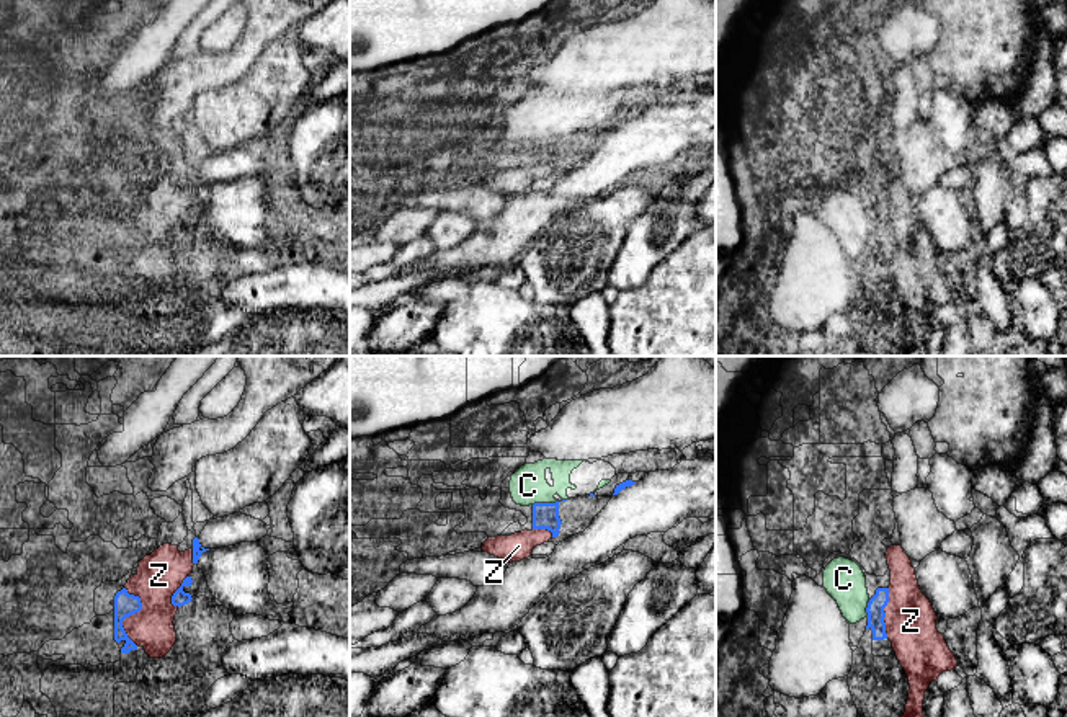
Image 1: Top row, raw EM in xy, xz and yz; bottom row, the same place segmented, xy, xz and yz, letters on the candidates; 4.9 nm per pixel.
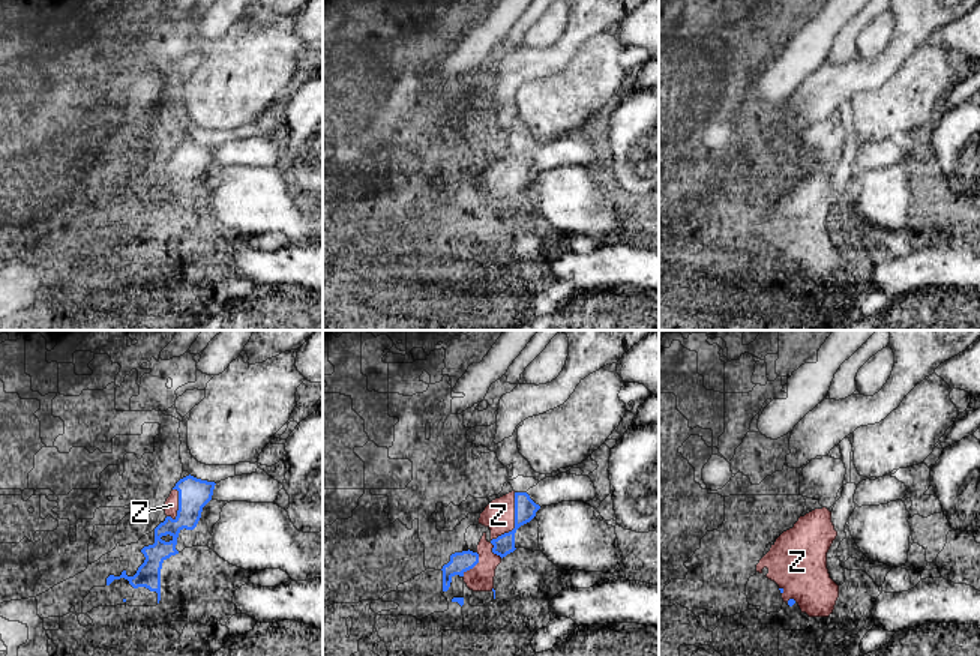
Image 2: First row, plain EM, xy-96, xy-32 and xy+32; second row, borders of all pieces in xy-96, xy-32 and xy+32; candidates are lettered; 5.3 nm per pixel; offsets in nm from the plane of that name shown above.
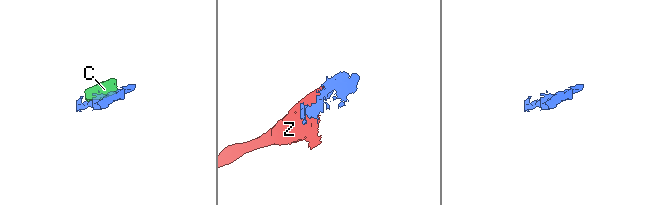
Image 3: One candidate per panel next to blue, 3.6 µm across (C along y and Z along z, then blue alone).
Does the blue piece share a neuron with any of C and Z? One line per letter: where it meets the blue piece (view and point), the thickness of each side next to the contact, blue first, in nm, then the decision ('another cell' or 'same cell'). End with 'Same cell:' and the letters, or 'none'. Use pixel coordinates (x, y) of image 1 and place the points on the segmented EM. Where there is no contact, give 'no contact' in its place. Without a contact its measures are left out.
C: meets blue in xz at (544, 503); 130 nm thick on the blue side, 180 nm on the other; another cell
Z: meets blue in xy at (133, 613); 120 nm thick on the blue side, 220 nm on the other; same cell
Same cell: Z

